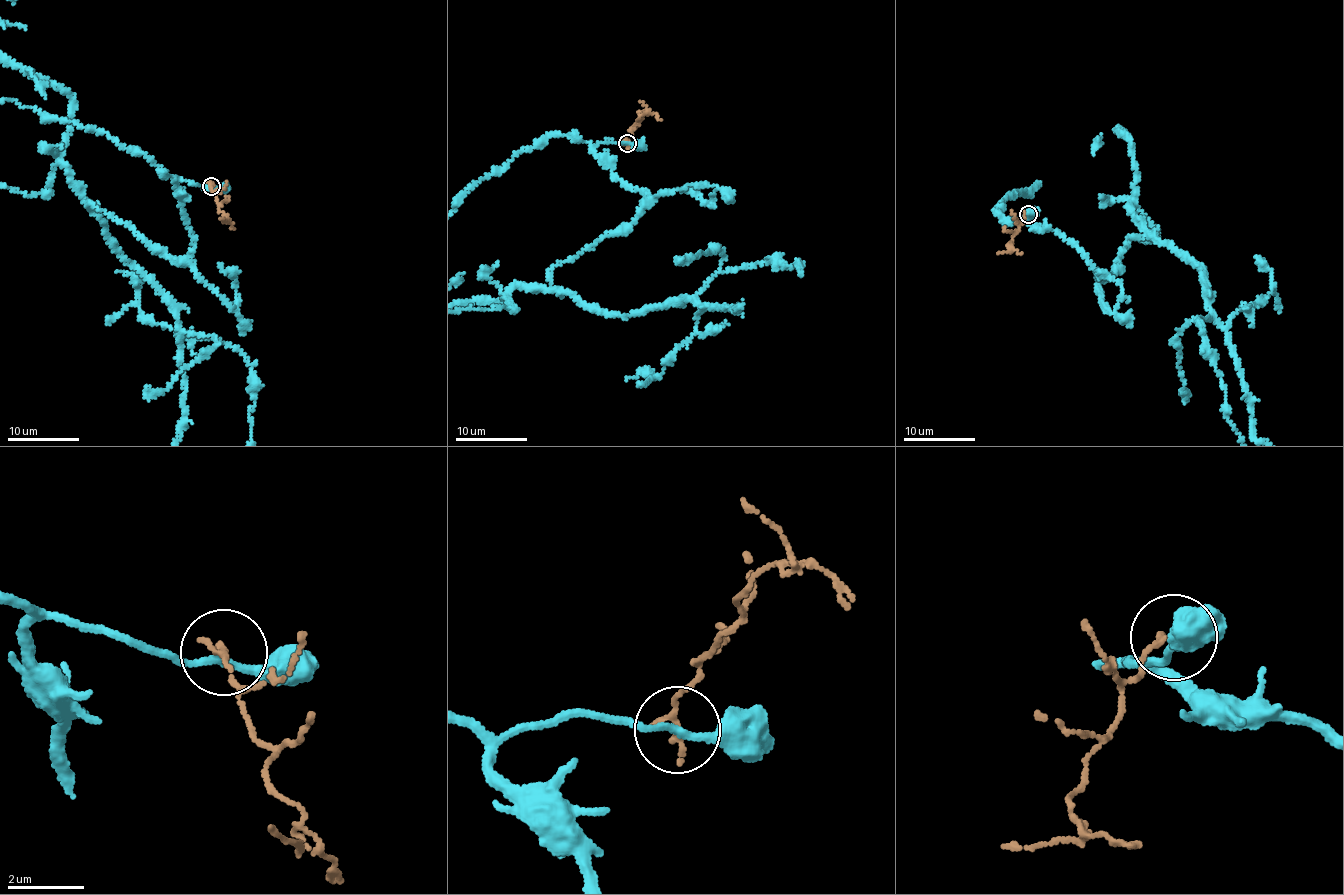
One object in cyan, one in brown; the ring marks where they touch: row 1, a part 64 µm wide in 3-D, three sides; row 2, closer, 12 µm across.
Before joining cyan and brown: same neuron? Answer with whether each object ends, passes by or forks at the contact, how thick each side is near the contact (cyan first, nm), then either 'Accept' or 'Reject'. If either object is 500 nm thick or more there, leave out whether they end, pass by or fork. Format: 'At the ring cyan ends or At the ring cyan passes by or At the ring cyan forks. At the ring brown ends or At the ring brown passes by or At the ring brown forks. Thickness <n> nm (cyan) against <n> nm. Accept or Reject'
At the ring cyan passes by. At the ring brown ends. Thickness 180 nm (cyan) against 170 nm. Reject

